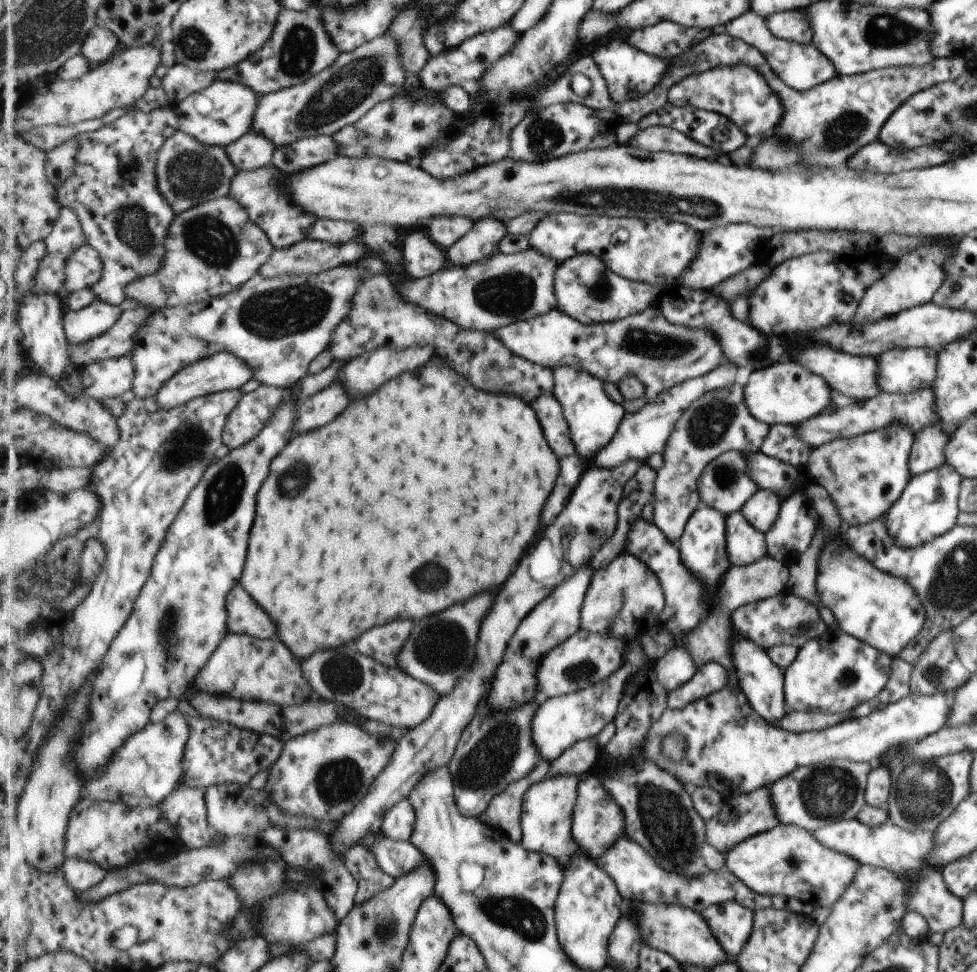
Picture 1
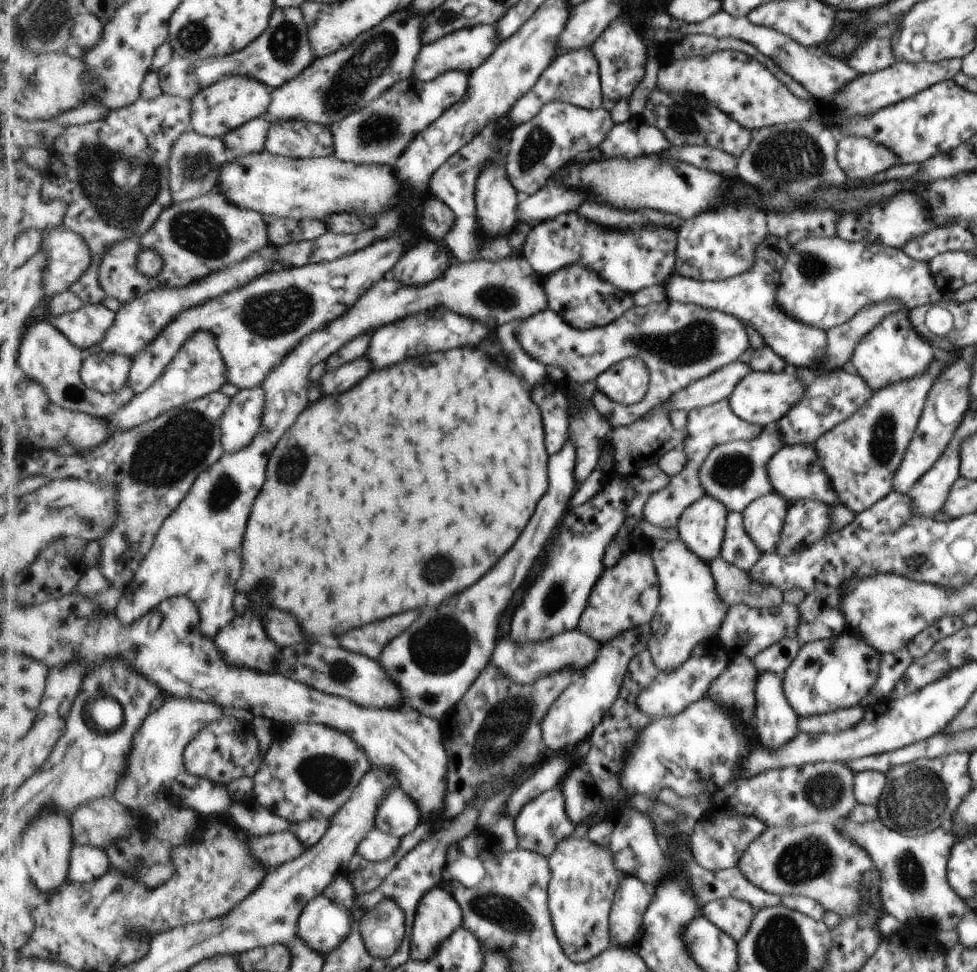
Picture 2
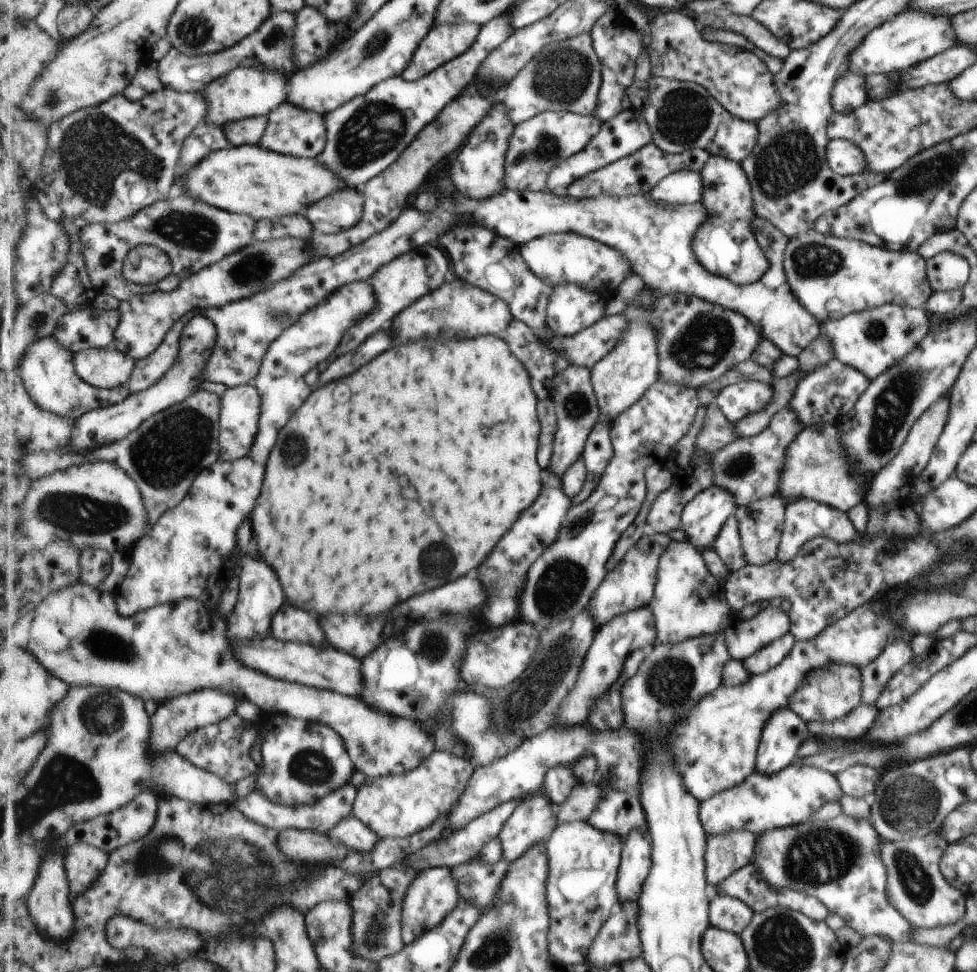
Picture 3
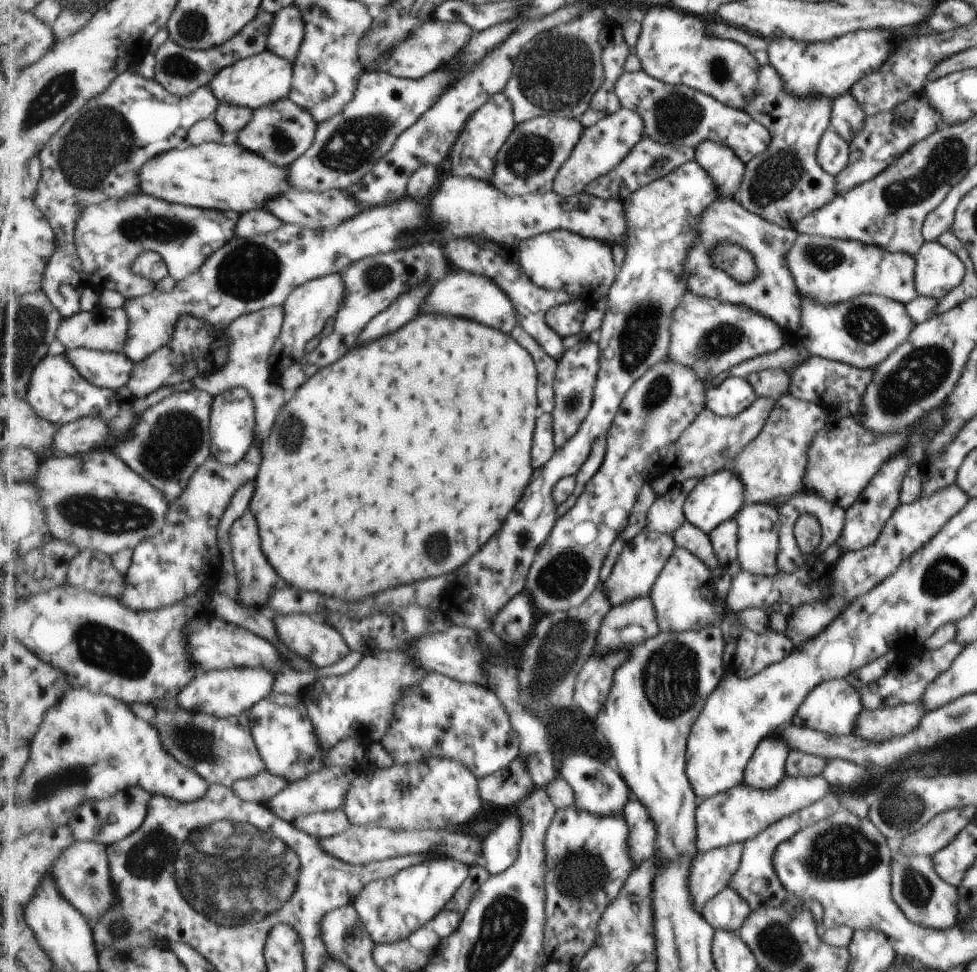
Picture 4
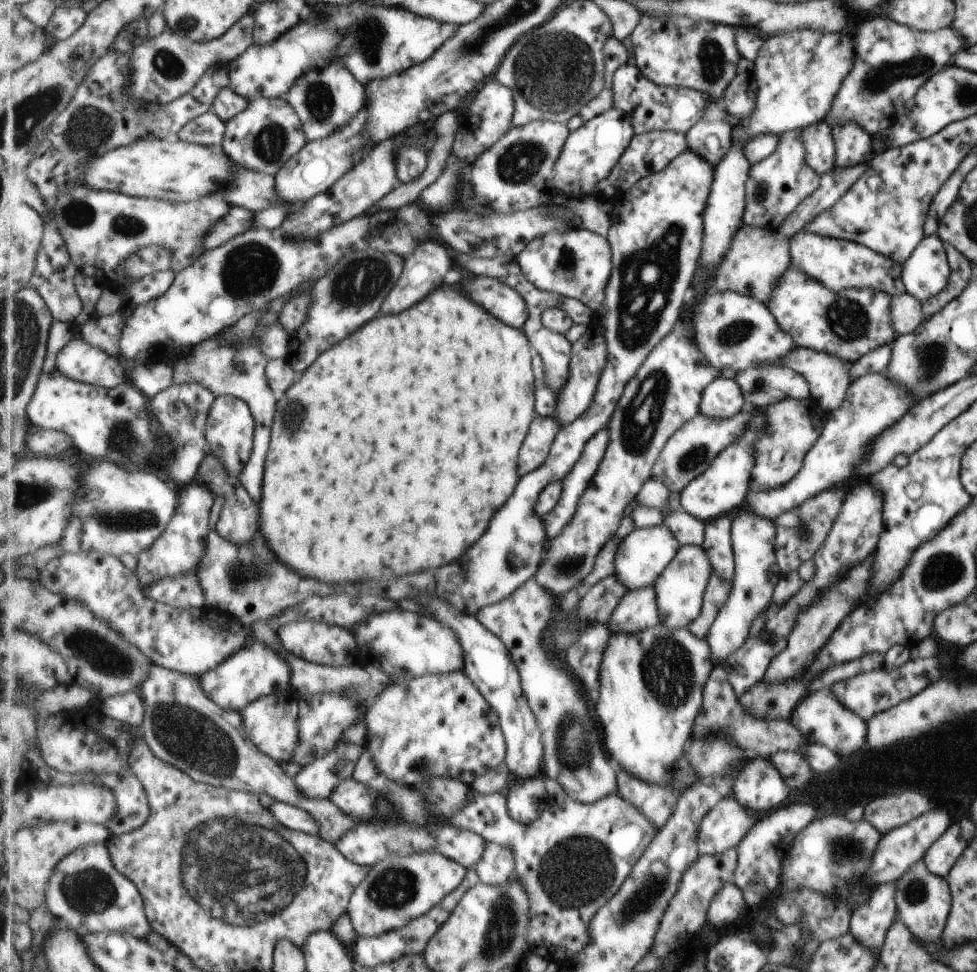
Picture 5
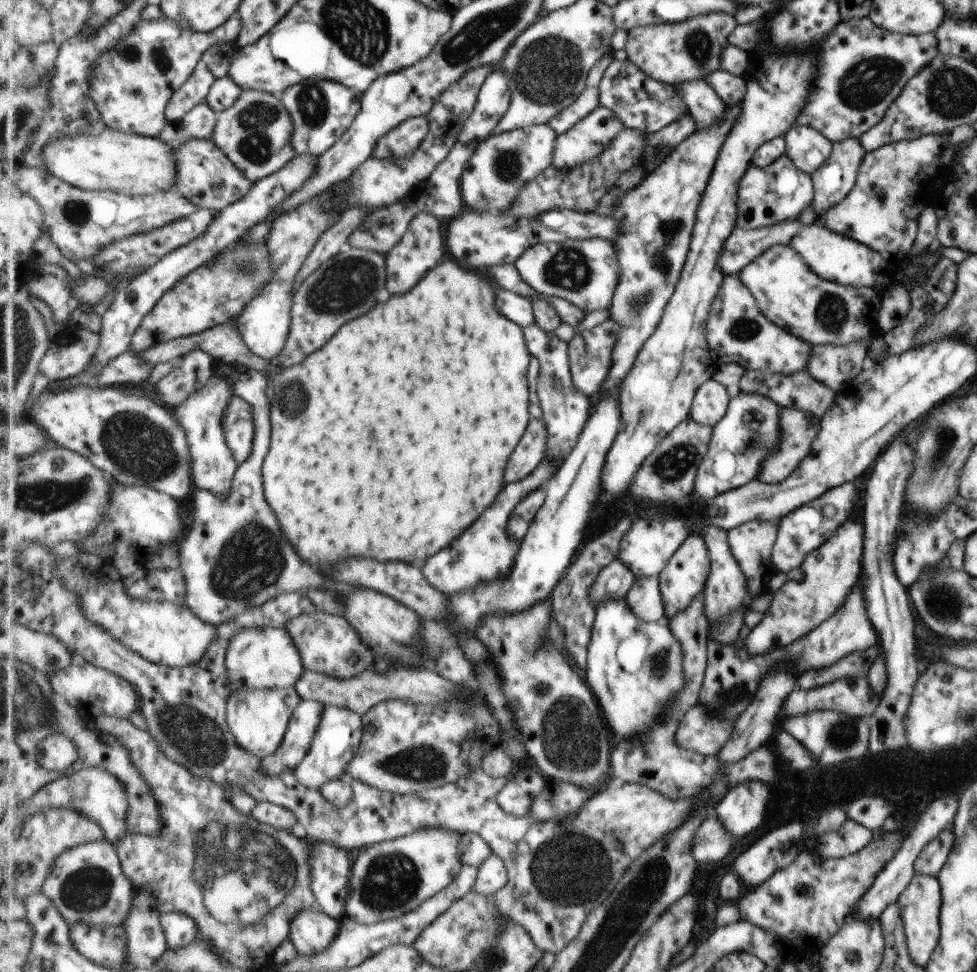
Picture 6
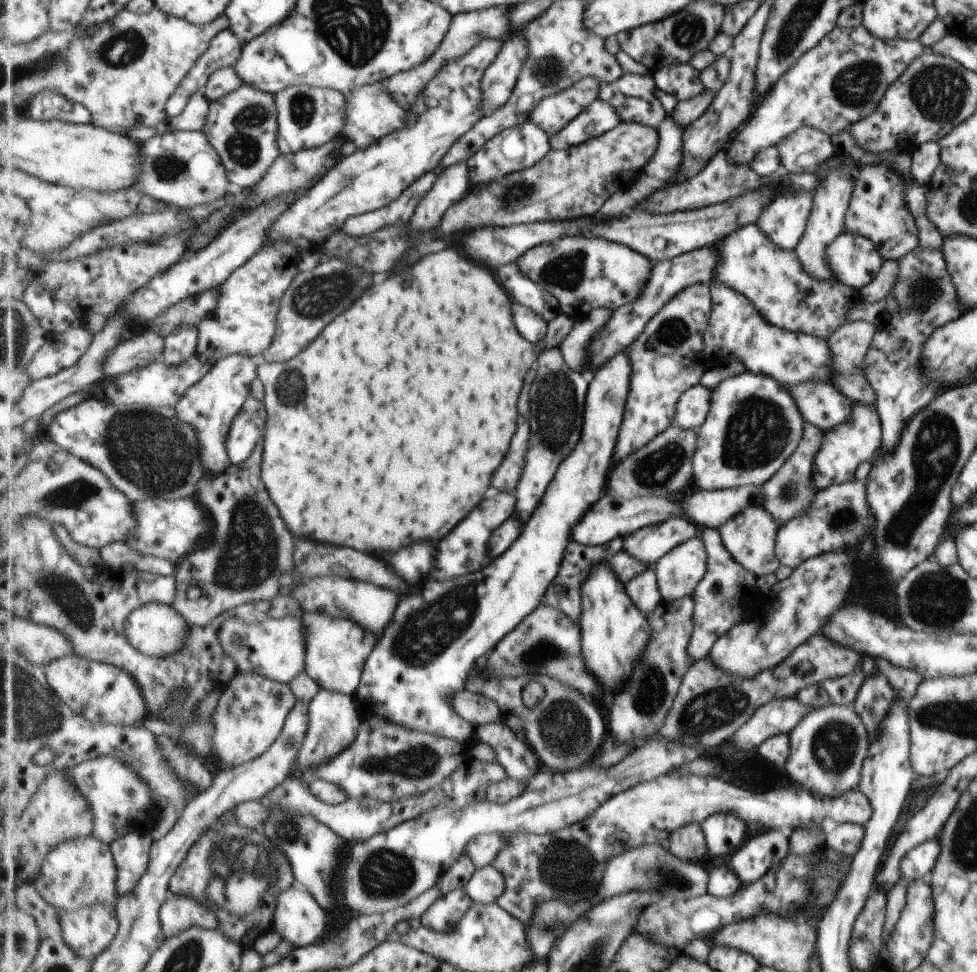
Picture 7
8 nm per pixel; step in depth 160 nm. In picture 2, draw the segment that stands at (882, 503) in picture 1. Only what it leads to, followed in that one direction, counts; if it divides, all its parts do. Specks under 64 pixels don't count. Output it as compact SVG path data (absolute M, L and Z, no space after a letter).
M957 349L945 351L947 356L943 362L933 358L923 374L873 390L871 396L849 418L815 440L815 454L831 488L835 490L839 503L854 515L872 507L877 500L884 499L893 491L893 472L897 471L904 459L909 440L912 440L924 410L929 388L933 380L941 376L941 368L955 360Z

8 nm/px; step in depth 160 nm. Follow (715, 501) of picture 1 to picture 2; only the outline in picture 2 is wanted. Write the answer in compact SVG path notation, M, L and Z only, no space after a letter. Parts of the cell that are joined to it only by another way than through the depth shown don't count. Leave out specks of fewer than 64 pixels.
M772 425L765 426L752 440L735 440L713 447L700 468L700 486L704 489L704 495L718 499L728 511L743 513L753 500L772 492L765 470L769 460L782 446L781 434Z

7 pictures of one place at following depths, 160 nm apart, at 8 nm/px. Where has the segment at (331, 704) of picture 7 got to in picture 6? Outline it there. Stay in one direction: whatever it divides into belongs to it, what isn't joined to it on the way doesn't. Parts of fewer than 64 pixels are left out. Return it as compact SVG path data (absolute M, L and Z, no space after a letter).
M327 705L311 750L293 771L296 777L307 788L318 791L329 781L345 778L349 763L357 756L361 748L363 733L364 720L359 713L337 705Z

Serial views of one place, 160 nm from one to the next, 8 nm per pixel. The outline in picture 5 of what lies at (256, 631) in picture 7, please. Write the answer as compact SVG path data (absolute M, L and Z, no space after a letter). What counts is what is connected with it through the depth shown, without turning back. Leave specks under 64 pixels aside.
M255 640L215 670L201 676L203 690L222 709L241 712L256 700L292 688L292 670L284 657L265 643Z

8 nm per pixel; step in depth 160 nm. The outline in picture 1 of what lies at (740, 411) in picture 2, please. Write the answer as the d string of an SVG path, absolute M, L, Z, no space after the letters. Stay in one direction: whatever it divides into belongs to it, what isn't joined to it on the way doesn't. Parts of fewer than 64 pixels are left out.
M788 359L755 368L749 374L744 388L748 411L757 420L770 426L779 423L795 425L820 415L828 408L829 392L833 390L822 376Z

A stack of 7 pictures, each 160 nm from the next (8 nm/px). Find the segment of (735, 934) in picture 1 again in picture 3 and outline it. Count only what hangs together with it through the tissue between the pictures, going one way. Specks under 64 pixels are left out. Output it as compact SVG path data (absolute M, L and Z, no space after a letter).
M710 895L708 920L715 928L738 935L748 926L753 915L744 901L727 895Z

